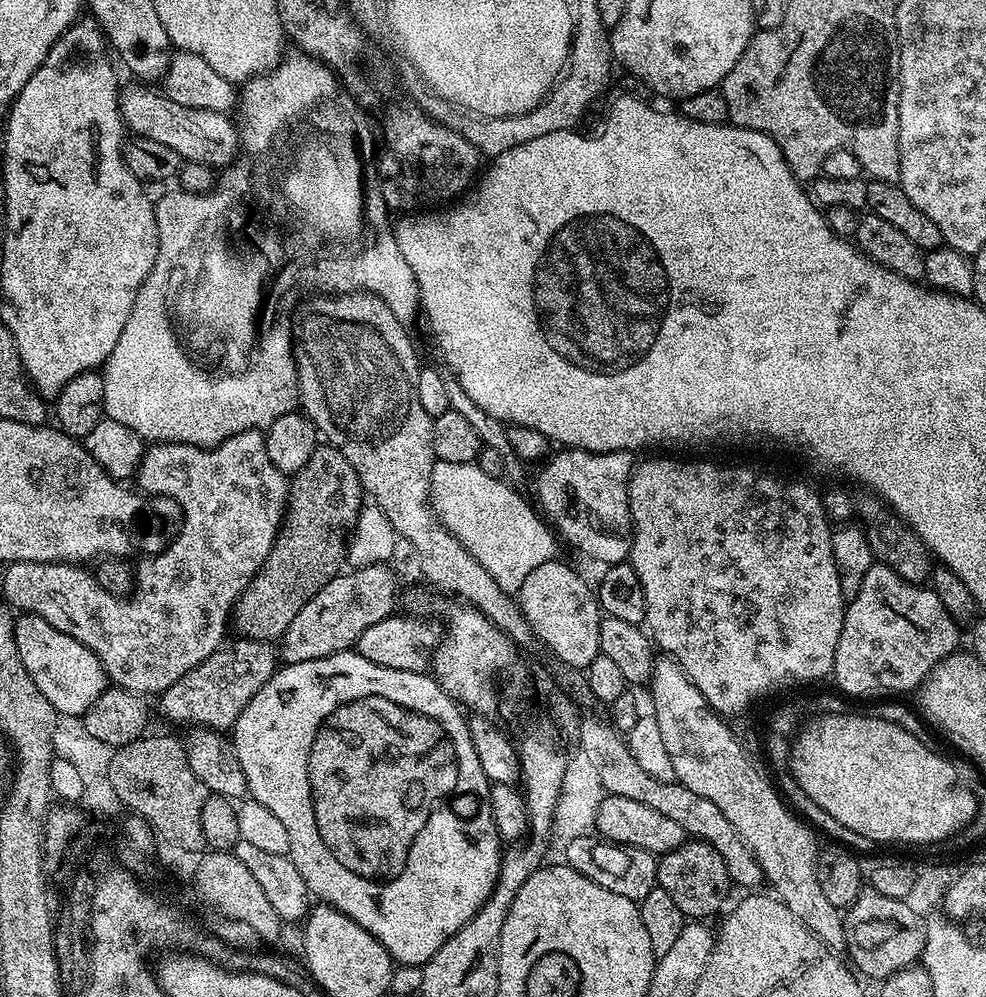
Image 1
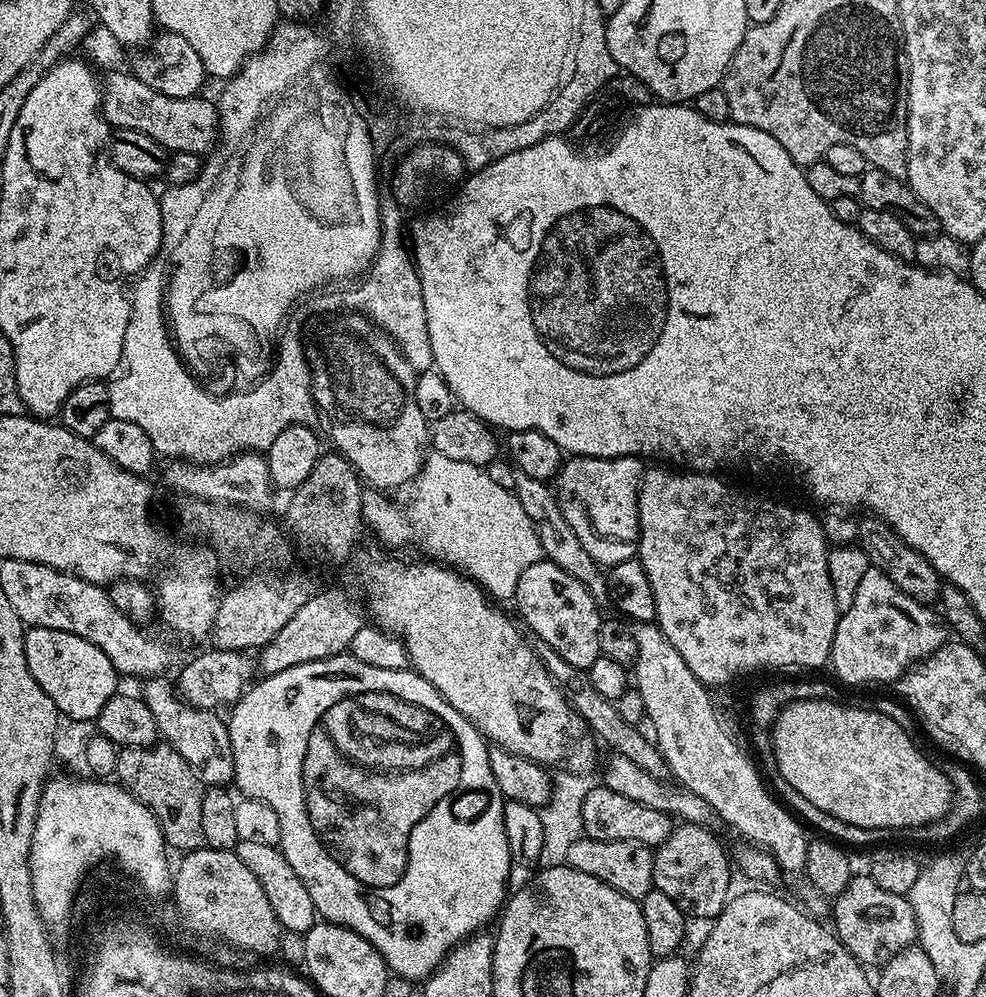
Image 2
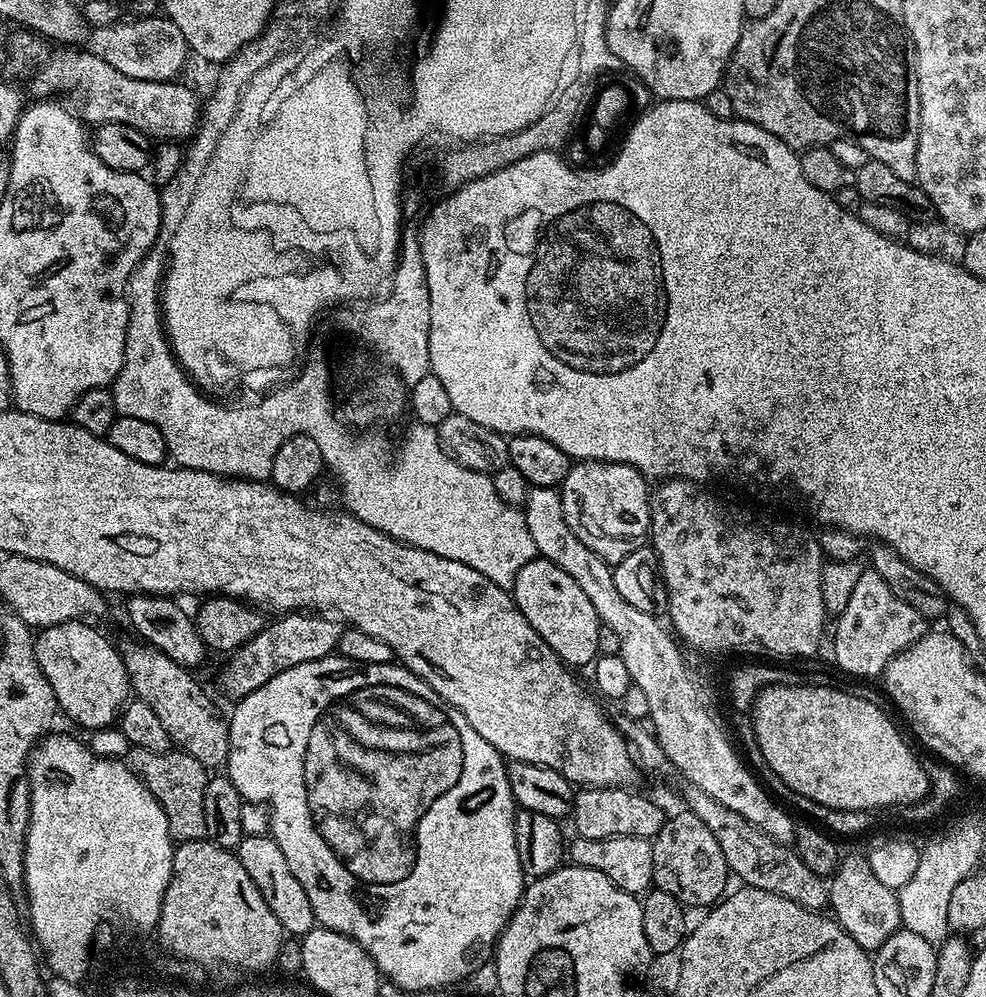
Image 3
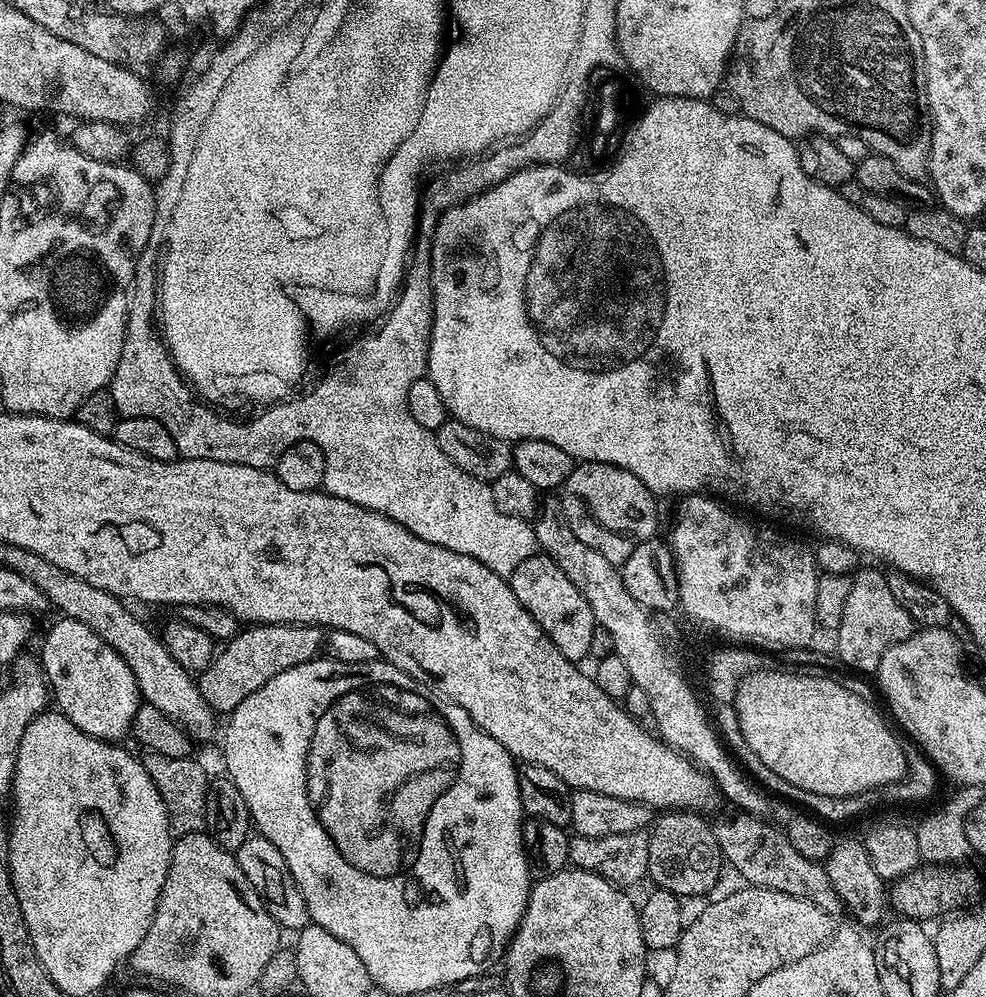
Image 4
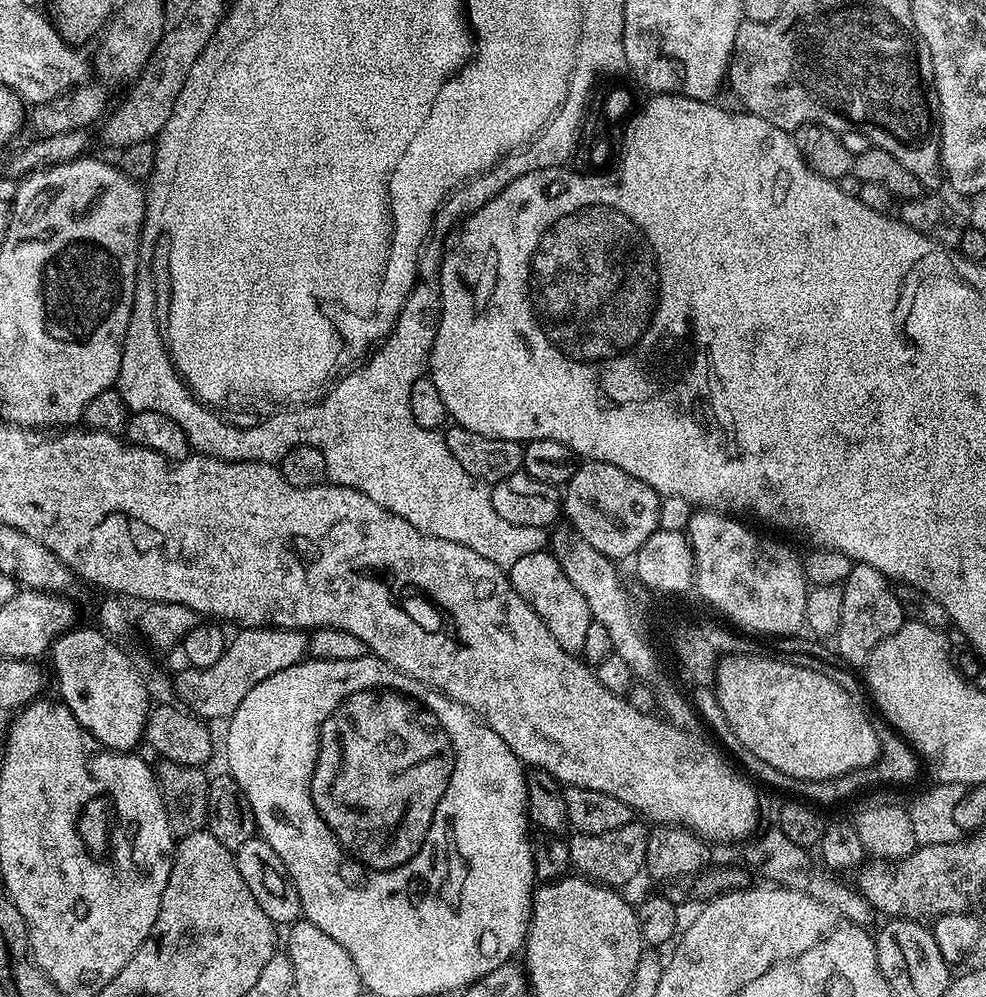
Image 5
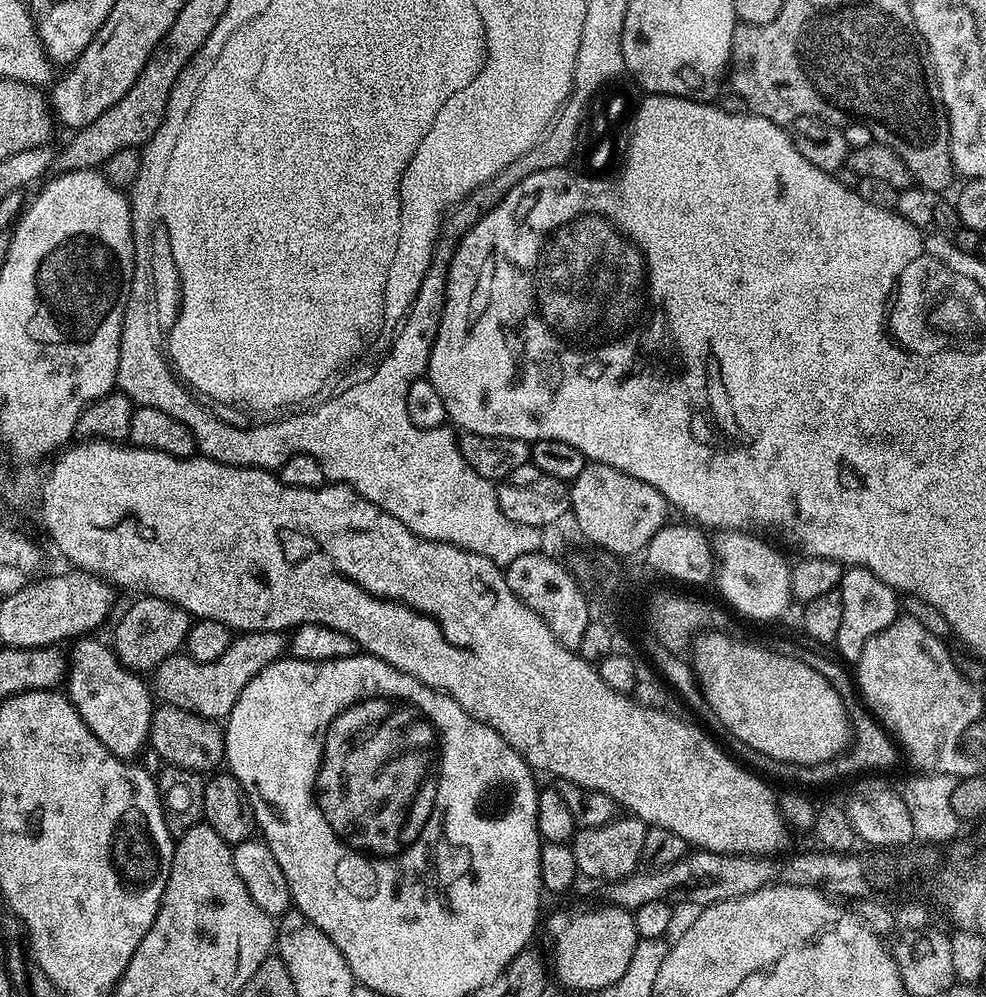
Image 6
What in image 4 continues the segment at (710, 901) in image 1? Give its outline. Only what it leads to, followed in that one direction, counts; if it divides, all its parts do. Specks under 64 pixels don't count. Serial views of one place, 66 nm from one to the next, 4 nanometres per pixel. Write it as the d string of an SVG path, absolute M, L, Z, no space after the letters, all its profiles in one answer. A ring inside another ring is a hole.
M668 810L657 815L650 825L648 832L648 845L650 846L650 858L648 859L649 881L658 888L670 890L681 898L687 896L704 896L720 880L720 864L722 857L718 842L712 833L713 825L704 821L705 817L699 812L691 810Z

